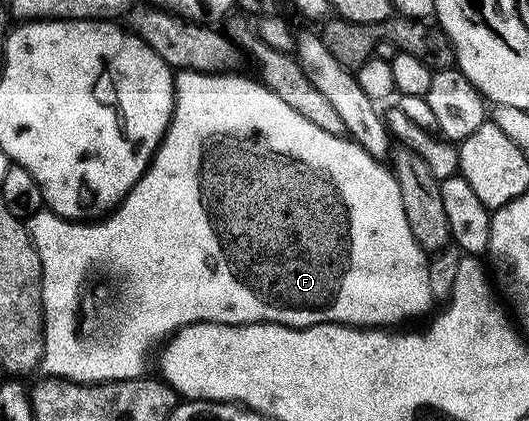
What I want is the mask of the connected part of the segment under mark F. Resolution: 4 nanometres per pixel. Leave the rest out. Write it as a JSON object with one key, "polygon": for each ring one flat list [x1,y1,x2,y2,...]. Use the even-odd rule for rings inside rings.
{"polygon":[[182,72,177,77,177,106,173,112,173,122,169,124,169,130,161,142,161,149,141,182,129,192,129,196,112,215,92,223,74,223,58,217,52,211,42,211,28,222,29,233,45,268,42,297,49,297,49,305,53,305,53,309,49,309,53,317,46,317,45,321,53,321,53,325,69,325,69,329,57,329,57,333,53,333,53,365,65,365,65,369,73,369,73,357,77,357,77,369,89,369,89,361,93,361,93,369,117,369,122,375,137,375,142,369,137,365,129,365,129,361,147,361,147,351,151,345,160,346,168,342,177,330,185,329,188,325,285,325,288,329,352,325,354,329,389,331,404,326,401,325,404,321,413,321,423,316,429,308,434,308,430,258,411,233,396,176,392,172,388,173,386,166,376,161,356,141,348,136,327,135,327,131,303,119,299,111,291,111,283,99,279,99,264,85,237,76],[101,269,109,269,109,277,125,277,125,293,129,293,129,297,121,297,121,301,117,301,117,297,109,297,109,309,101,309],[82,319,85,320,85,341,81,341,79,332]]}

